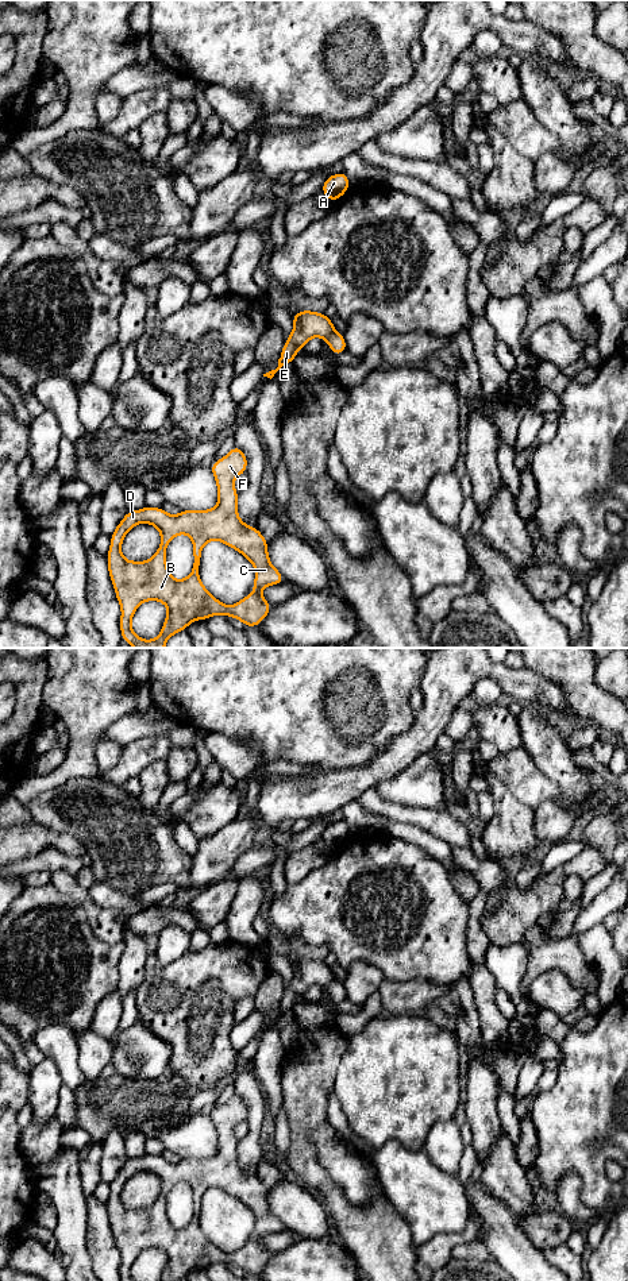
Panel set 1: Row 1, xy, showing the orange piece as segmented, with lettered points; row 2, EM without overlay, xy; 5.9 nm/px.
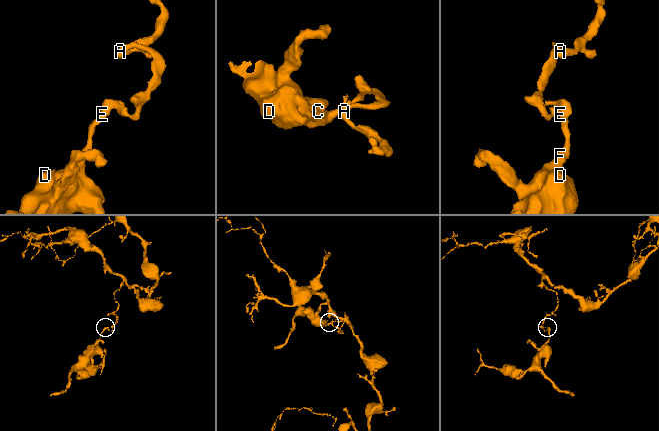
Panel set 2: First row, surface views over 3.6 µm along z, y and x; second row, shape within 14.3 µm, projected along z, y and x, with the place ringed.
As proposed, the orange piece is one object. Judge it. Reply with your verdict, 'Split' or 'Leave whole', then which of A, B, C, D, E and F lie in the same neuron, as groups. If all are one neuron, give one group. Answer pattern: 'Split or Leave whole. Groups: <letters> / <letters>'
Split. Groups: A / B C D E F

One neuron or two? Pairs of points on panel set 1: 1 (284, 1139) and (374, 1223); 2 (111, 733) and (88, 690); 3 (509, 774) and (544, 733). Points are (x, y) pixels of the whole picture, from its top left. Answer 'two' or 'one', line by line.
1: two
2: two
3: two

